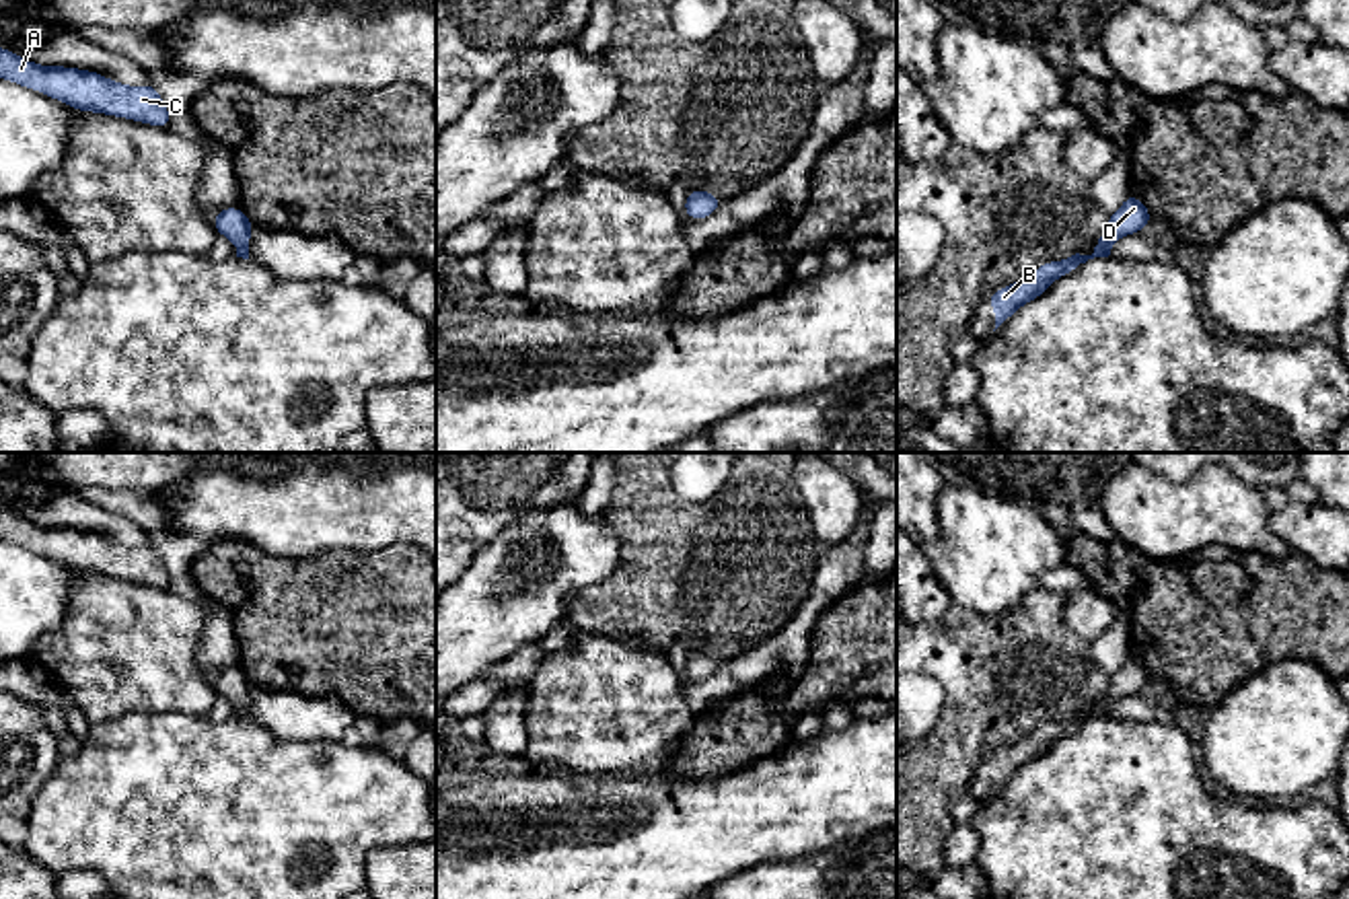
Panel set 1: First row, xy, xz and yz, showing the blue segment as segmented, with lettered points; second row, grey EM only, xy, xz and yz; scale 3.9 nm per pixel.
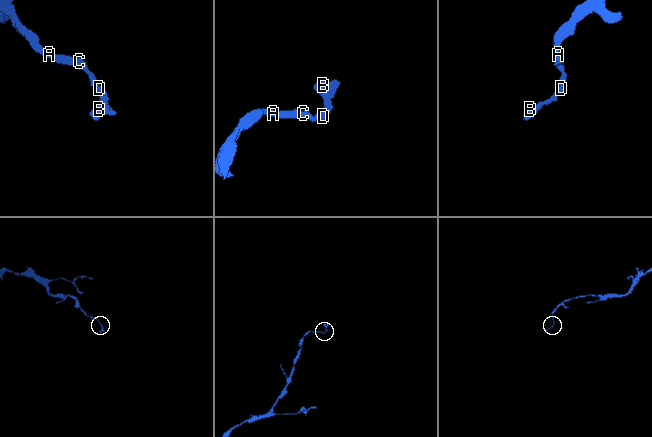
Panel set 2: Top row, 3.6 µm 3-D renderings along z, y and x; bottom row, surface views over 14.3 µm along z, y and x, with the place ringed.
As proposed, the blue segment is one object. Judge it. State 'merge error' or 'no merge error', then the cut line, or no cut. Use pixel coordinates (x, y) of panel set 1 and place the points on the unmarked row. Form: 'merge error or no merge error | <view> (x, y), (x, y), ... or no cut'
no merge error | no cut

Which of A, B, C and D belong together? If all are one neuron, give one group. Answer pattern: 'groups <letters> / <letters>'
groups A B C D

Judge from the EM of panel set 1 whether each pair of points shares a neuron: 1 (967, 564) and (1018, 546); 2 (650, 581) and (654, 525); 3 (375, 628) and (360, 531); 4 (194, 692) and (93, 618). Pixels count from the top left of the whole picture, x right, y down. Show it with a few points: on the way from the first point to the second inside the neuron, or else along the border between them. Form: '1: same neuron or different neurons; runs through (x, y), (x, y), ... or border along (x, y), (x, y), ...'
1: same neuron; runs through (979, 556), (1006, 546)
2: same neuron; runs through (654, 566), (654, 540)
3: different neurons; border along (412, 544), (391, 544), (367, 552), (315, 554)
4: same neuron; runs through (169, 679), (157, 673), (118, 636)

